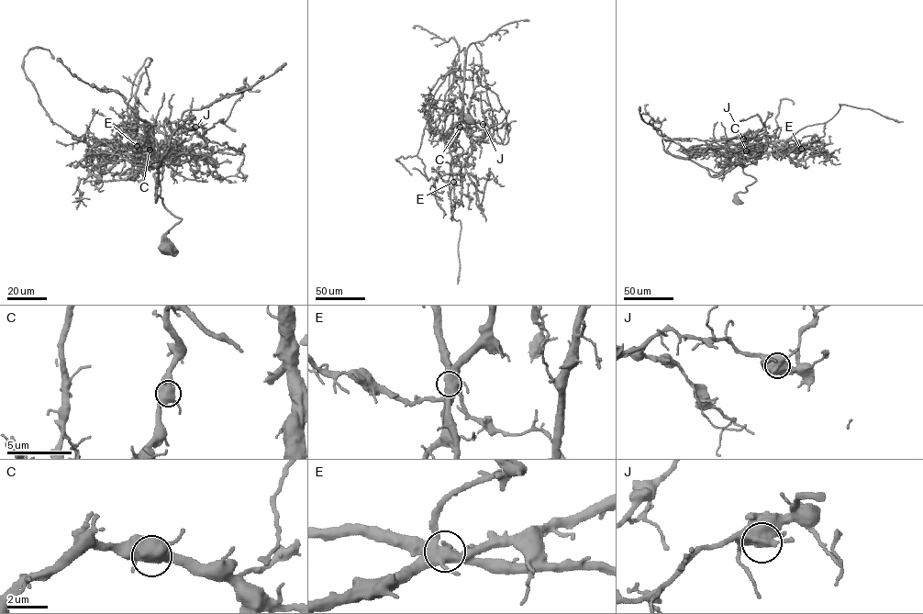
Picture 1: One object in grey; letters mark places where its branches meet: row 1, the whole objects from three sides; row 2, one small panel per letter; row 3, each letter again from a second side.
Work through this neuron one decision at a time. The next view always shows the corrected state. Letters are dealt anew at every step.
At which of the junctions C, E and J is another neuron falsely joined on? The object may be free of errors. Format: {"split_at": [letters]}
{"split_at": ["E"]}

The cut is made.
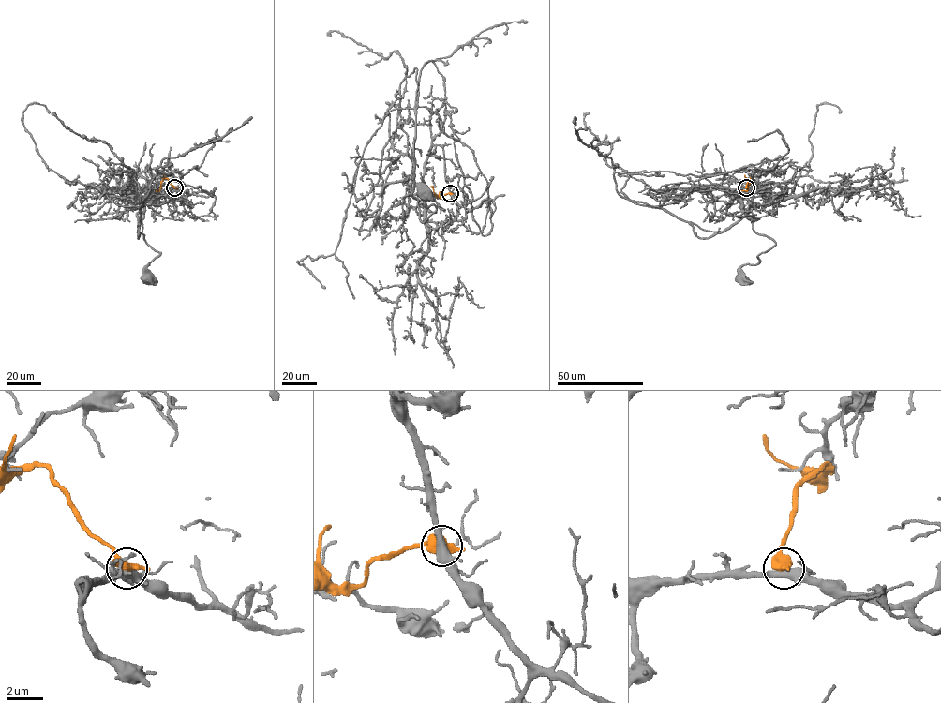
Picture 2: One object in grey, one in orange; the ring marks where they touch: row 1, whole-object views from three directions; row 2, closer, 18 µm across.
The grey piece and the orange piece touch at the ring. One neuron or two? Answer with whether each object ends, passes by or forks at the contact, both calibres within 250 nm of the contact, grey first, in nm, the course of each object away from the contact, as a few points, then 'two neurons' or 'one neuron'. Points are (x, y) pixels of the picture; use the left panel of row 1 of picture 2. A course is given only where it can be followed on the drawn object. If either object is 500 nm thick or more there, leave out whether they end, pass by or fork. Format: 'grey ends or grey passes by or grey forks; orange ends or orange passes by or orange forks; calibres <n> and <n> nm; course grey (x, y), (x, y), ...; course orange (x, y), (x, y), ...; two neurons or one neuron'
calibres 380 and 700 nm; course grey (174, 188), (163, 191), (155, 186), (147, 189), (141, 233), (149, 246), (160, 253), (147, 267), (147, 279); course orange (174, 187), (165, 178), (159, 189), (156, 190); two neurons

